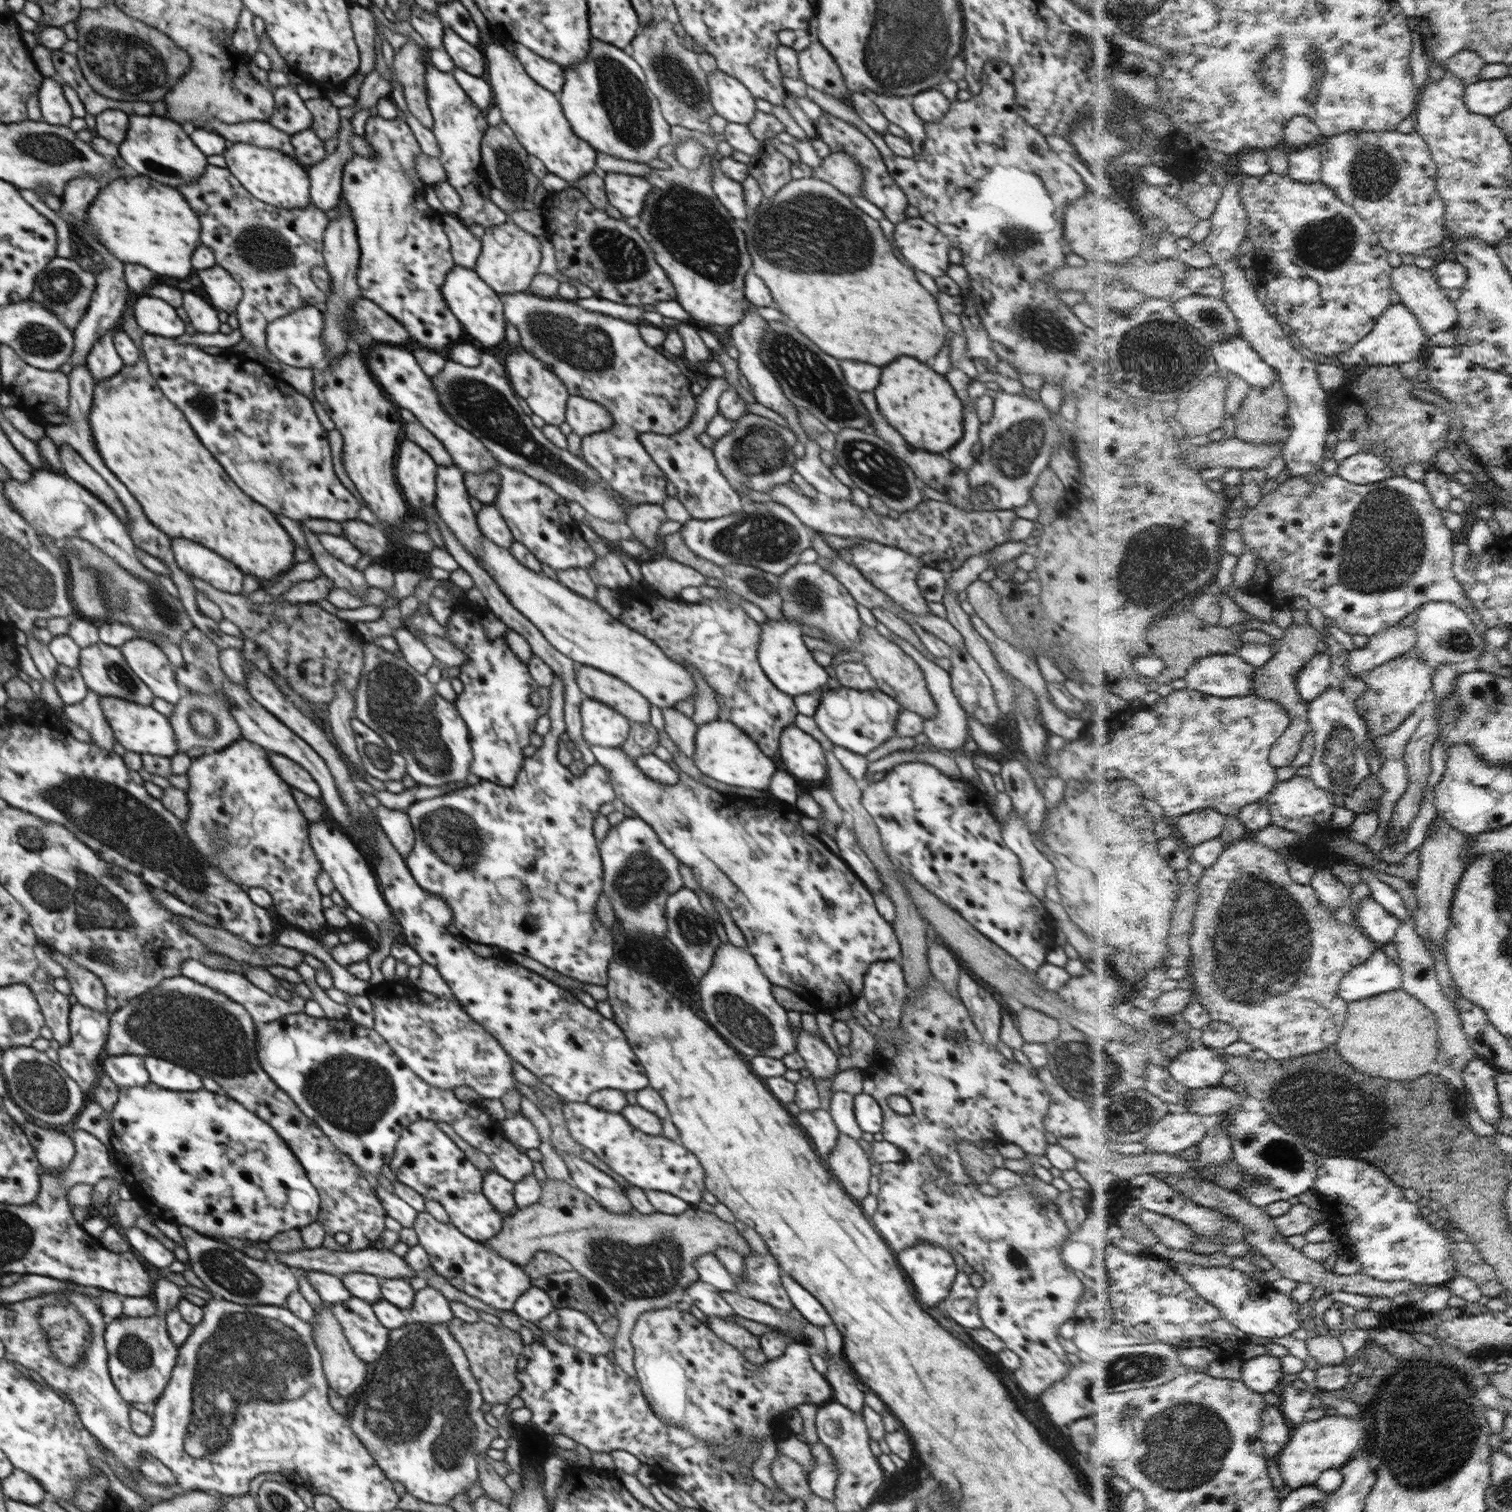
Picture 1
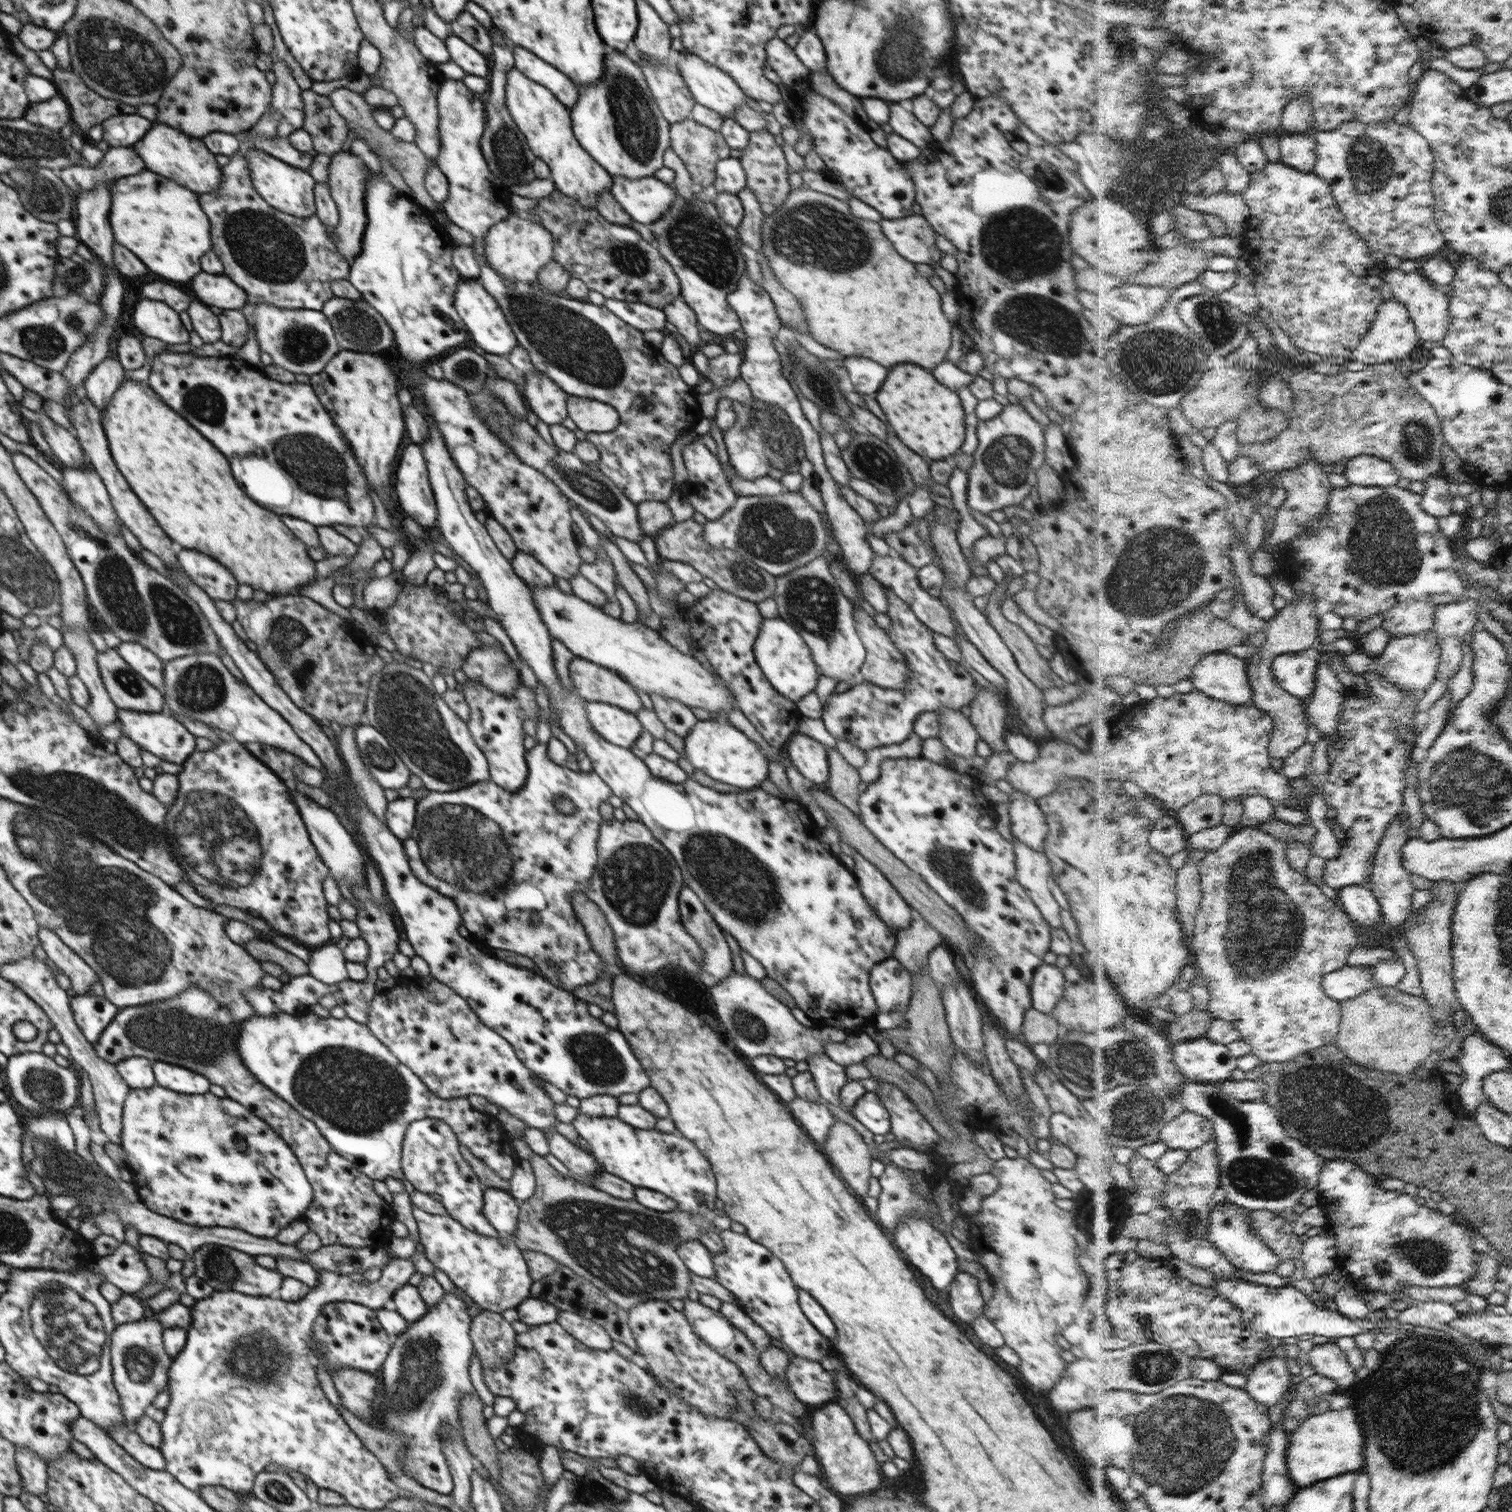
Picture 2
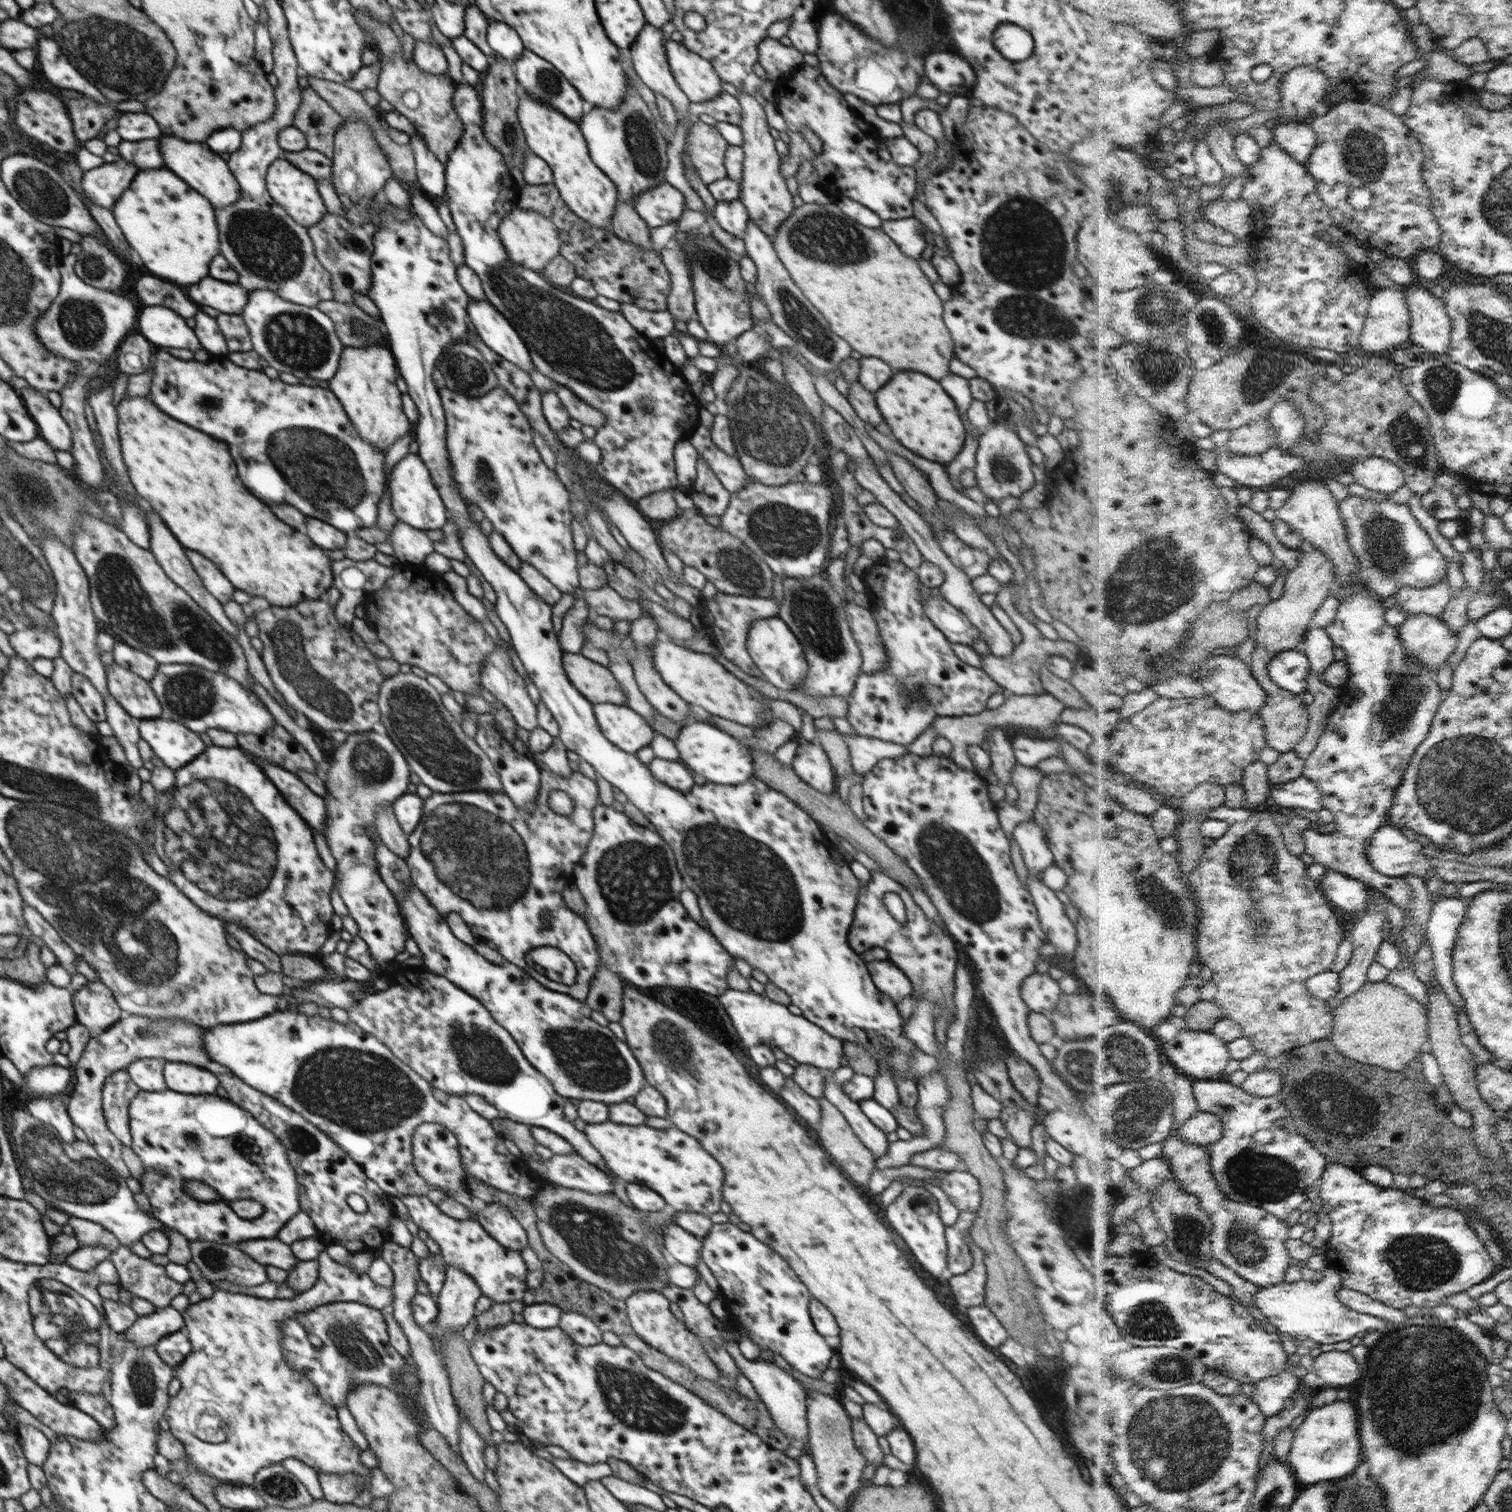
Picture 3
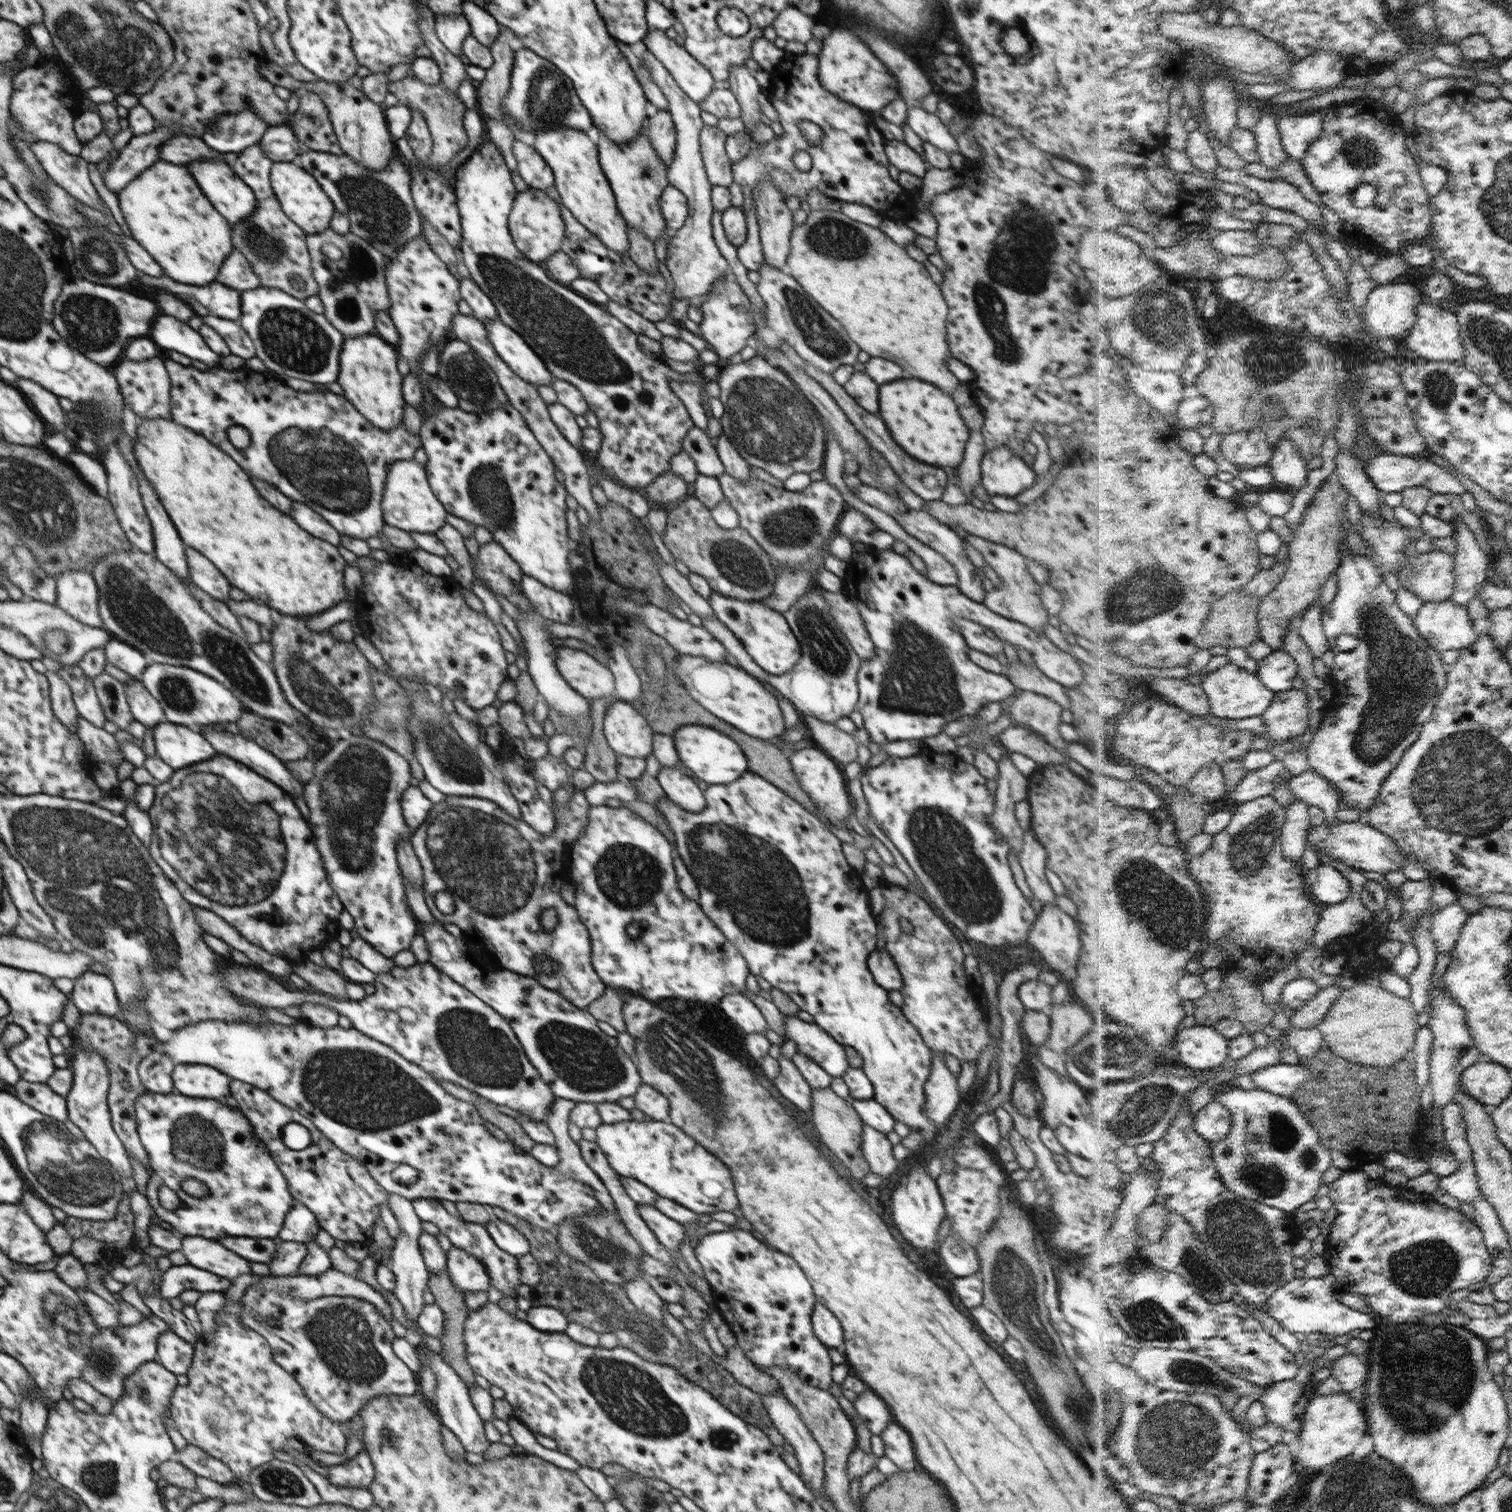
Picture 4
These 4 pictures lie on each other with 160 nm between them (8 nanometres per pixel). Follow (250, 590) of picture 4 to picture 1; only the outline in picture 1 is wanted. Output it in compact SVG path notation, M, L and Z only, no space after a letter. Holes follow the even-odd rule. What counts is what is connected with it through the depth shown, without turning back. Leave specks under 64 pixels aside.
M124 307L122 318L122 330L128 333L139 348L140 358L136 364L125 364L118 374L95 383L89 421L100 456L142 504L144 516L170 538L188 538L206 546L230 560L230 563L236 564L244 575L252 575L259 581L272 581L276 575L286 573L296 563L294 542L290 540L288 532L278 524L272 512L250 500L250 496L246 496L228 478L218 460L214 460L214 456L202 446L198 435L192 432L185 414L164 396L153 379L145 354L140 349L145 332L138 326L133 308Z

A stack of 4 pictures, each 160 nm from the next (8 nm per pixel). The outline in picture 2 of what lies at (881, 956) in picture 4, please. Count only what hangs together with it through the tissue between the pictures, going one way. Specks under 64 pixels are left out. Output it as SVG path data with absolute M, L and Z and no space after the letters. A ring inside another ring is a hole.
M894 957L875 964L869 985L880 1013L905 1012L912 997L911 974Z

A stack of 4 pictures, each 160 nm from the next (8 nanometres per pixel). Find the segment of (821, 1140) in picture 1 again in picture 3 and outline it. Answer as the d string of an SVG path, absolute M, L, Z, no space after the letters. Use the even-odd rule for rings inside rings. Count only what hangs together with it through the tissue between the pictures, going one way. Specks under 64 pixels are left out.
M786 1077L784 1086L779 1090L782 1100L790 1104L812 1128L819 1128L821 1106L817 1099L810 1096L792 1077Z

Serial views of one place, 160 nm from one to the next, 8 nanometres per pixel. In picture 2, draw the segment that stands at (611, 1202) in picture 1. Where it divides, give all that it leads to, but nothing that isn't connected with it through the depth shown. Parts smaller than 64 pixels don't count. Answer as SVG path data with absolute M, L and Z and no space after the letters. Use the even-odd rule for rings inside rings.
M555 1132L546 1136L546 1139L549 1144L549 1152L571 1170L574 1180L588 1184L593 1181L593 1176L596 1173L604 1171L590 1153L567 1140L562 1134Z

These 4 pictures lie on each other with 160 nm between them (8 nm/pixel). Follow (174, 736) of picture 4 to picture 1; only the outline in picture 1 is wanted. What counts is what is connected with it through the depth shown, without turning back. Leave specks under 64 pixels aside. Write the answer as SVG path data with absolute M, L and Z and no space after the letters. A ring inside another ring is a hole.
M101 696L105 719L112 727L115 740L120 742L126 751L141 754L154 754L172 758L179 753L177 738L169 718L156 711L151 705L142 706L130 700L115 696Z

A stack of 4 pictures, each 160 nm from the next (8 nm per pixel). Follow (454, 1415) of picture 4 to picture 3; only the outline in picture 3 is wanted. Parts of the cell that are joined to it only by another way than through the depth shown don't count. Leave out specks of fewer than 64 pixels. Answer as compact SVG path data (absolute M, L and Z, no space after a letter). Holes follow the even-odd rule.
M462 1416L459 1424L459 1437L459 1452L469 1472L478 1481L484 1483L487 1470L484 1463L484 1448L487 1446L485 1440L468 1422L468 1419Z

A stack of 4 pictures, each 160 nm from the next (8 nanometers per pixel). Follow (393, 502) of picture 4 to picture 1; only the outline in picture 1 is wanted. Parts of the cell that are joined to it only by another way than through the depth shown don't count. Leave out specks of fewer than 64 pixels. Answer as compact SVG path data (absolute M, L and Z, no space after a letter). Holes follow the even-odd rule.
M404 440L400 444L395 477L410 506L423 511L433 503L437 464L414 441Z

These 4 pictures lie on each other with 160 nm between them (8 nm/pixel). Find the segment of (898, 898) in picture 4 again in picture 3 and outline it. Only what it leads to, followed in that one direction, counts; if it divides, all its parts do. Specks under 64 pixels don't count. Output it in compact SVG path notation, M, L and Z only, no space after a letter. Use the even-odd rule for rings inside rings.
M870 871L871 879L868 883L861 883L861 890L858 895L858 902L854 910L852 926L849 932L849 943L854 952L862 955L867 950L878 946L884 948L889 953L888 960L892 961L912 983L912 997L926 997L930 1003L934 1005L934 1018L938 1019L940 1015L940 1007L946 1009L948 1013L948 1023L952 1024L957 1016L957 1006L954 1004L954 986L955 986L955 970L958 963L958 952L956 951L956 940L945 930L943 926L934 924L926 915L920 906L916 905L908 890L906 890L898 881L888 877L882 871ZM886 892L896 892L903 900L906 909L906 922L901 924L896 921L882 902Z

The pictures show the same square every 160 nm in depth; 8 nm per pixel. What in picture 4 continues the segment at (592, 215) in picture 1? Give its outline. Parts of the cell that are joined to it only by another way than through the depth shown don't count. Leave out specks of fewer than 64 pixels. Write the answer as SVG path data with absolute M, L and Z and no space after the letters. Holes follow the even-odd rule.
M556 187L541 189L551 199L554 199L561 208L565 222L565 233L561 244L561 250L569 255L570 260L578 267L582 278L595 280L598 286L609 296L609 301L630 308L641 314L646 320L658 322L665 320L671 311L674 294L668 291L668 284L660 272L650 274L642 270L628 255L620 254L615 250L606 248L602 241L594 236L583 224L580 224L574 215L566 208L559 199Z

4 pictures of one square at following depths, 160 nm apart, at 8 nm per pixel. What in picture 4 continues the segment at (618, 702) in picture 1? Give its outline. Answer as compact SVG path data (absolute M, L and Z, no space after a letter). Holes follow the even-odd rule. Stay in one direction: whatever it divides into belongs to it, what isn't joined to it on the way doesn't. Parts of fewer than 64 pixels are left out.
M558 647L555 665L562 678L589 700L615 694L612 671L582 650Z

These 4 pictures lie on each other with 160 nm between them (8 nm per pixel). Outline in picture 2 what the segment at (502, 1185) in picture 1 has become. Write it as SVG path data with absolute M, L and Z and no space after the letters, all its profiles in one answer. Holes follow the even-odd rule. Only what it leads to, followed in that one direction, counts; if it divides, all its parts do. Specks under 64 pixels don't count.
M486 1187L483 1193L483 1213L489 1222L506 1240L517 1232L520 1204L509 1192Z

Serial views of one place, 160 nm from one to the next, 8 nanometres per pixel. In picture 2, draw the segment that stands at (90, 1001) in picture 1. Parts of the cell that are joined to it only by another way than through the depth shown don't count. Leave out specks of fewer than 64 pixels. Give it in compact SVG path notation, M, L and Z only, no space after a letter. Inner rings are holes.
M39 927L38 938L39 945L46 951L47 957L54 961L58 970L70 978L71 987L76 994L88 996L92 985L100 982L92 967L49 928Z

